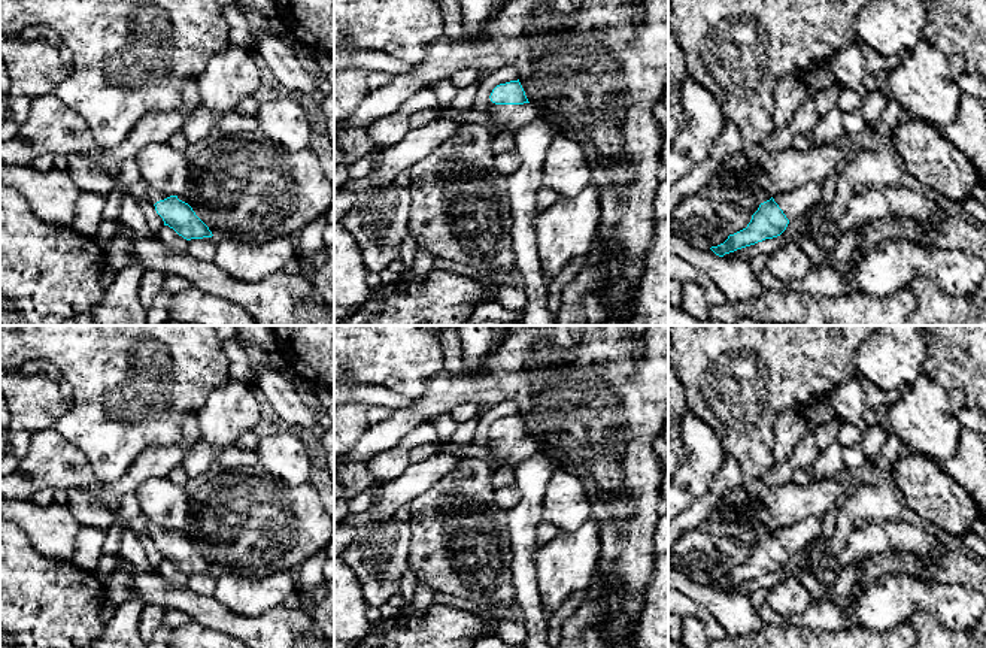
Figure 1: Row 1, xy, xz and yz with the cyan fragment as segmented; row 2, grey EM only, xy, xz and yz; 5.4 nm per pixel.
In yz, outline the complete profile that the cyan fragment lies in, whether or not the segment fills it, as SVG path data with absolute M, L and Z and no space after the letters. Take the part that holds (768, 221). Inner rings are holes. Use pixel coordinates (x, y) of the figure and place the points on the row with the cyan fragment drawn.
M807 182L782 193L759 205L746 228L729 234L728 239L710 249L723 257L725 254L755 245L765 239L780 236L788 224L803 215L822 200L823 187L817 182Z

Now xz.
M519 79L497 85L489 99L492 103L485 113L489 118L488 130L494 137L504 130L515 134L519 128L538 118L538 112L528 102Z

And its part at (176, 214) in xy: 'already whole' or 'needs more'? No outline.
needs more

